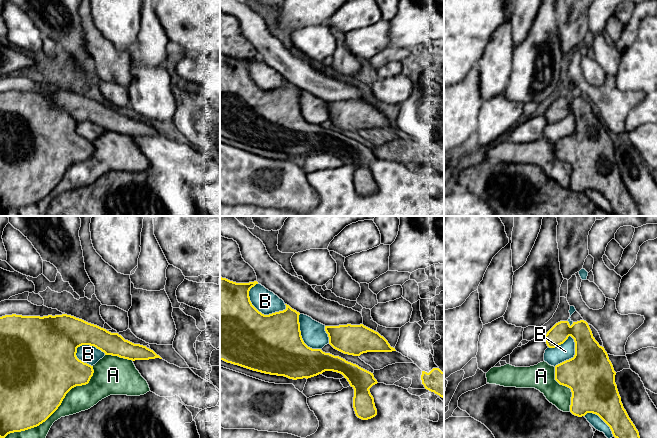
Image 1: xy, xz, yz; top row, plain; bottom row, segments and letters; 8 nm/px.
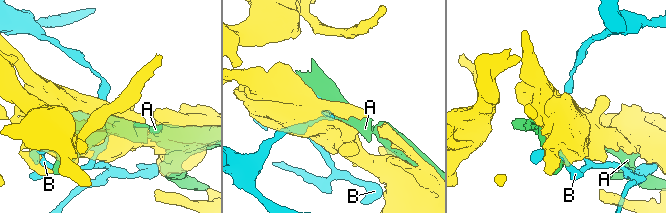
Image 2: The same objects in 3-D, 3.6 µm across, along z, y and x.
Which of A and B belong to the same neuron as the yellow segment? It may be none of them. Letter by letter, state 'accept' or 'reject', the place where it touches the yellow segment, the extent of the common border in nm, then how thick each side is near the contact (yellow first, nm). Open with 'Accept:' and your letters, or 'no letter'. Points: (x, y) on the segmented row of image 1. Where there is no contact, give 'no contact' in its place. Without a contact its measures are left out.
Accept: no letter
A: reject; meets yellow in xy at (56, 409); contact 900 nm long; 500 nm thick on the yellow side, 200 nm on the other
B: reject; meets yellow in yz at (574, 355); contact 280 nm long; 380 nm thick on the yellow side, 140 nm on the other

